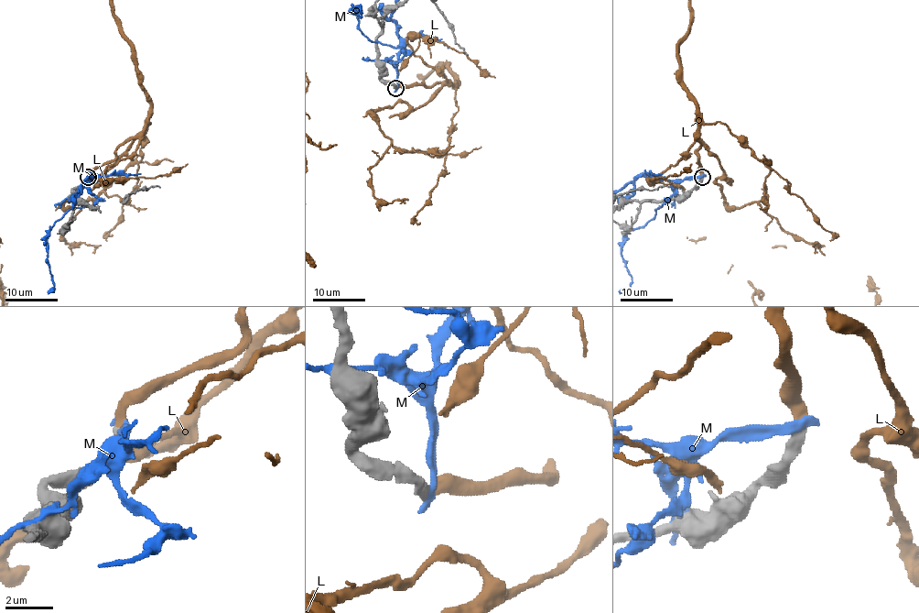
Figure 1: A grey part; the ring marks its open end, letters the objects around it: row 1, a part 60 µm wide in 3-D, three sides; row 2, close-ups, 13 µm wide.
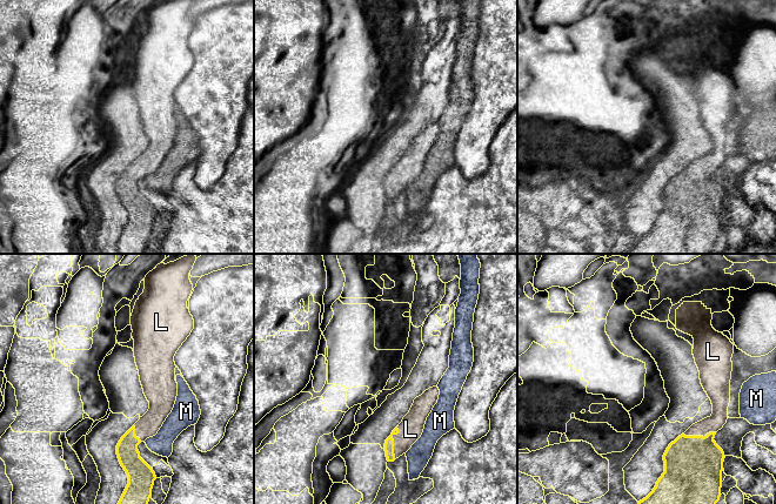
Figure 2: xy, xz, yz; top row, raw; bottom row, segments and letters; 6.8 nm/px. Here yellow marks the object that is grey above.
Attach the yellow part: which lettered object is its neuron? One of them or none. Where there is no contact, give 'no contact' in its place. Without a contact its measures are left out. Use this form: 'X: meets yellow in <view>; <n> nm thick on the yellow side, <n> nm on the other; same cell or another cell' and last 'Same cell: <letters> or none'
L: meets yellow in xz; 60 nm thick on the yellow side, 160 nm on the other; same cell
M: no contact; another cell
Same cell: L

